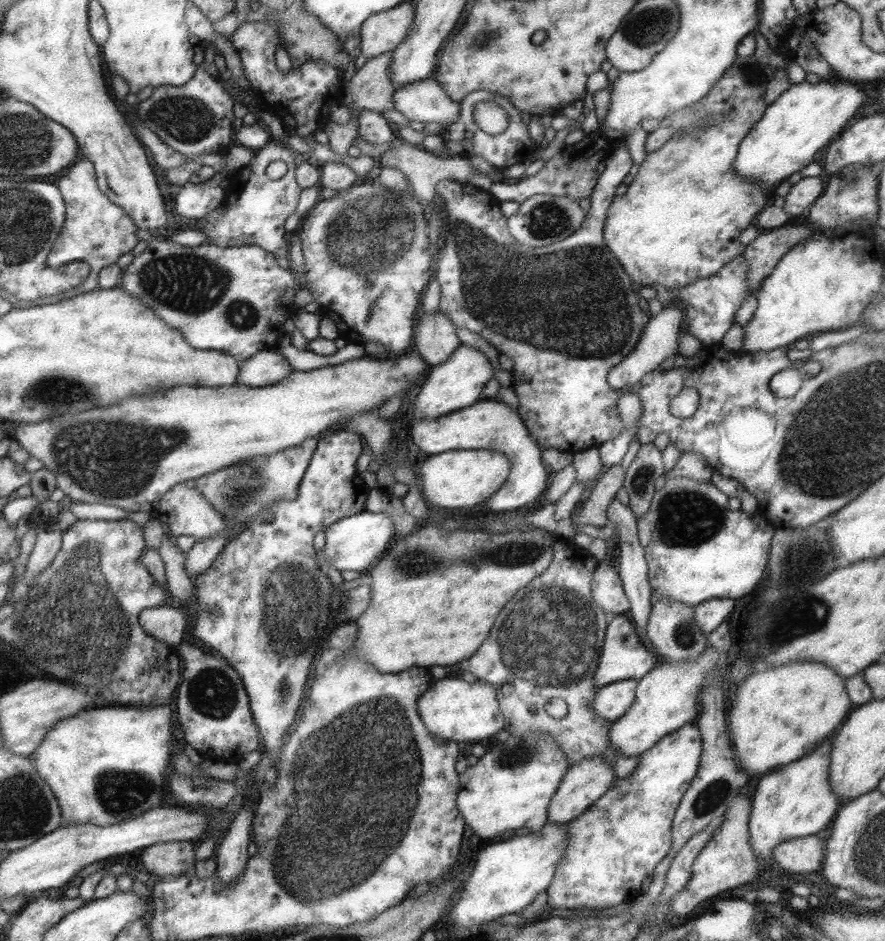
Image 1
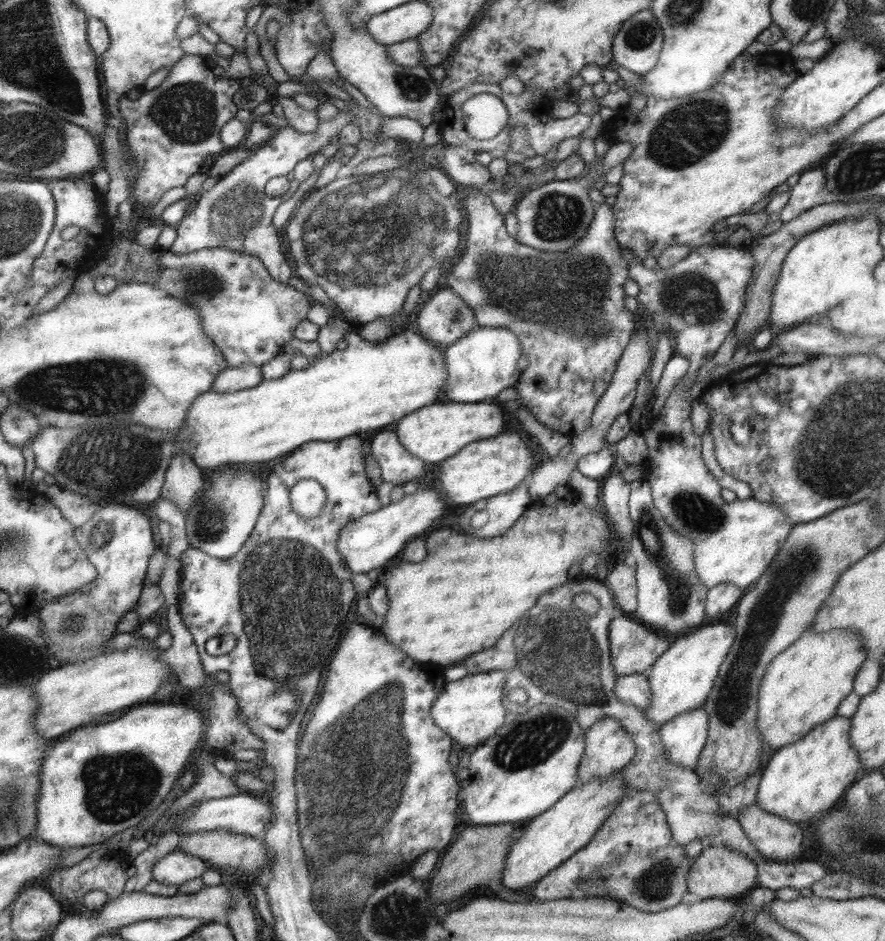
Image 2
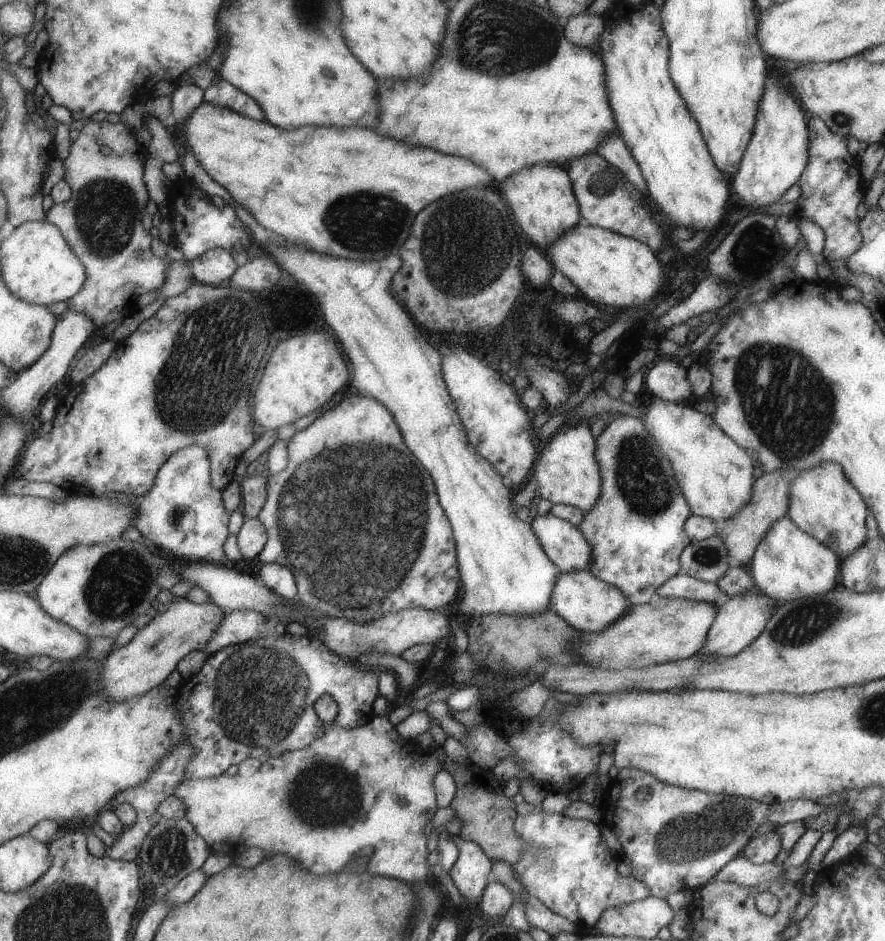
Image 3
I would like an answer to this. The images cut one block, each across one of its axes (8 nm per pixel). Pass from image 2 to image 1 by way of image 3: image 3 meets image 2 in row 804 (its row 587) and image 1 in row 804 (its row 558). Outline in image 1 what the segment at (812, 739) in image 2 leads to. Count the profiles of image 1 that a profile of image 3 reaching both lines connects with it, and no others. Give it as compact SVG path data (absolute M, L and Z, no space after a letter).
M833 734L800 759L759 776L750 798L749 842L759 864L773 864L771 849L784 840L816 835L829 826L838 809L837 793L829 784L829 753Z

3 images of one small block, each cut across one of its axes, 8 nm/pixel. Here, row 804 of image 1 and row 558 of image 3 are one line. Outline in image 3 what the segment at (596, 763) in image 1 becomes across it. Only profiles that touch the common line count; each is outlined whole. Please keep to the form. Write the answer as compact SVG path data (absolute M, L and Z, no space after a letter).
M550 512L536 514L529 526L547 558L560 572L589 568L590 548L576 526Z

